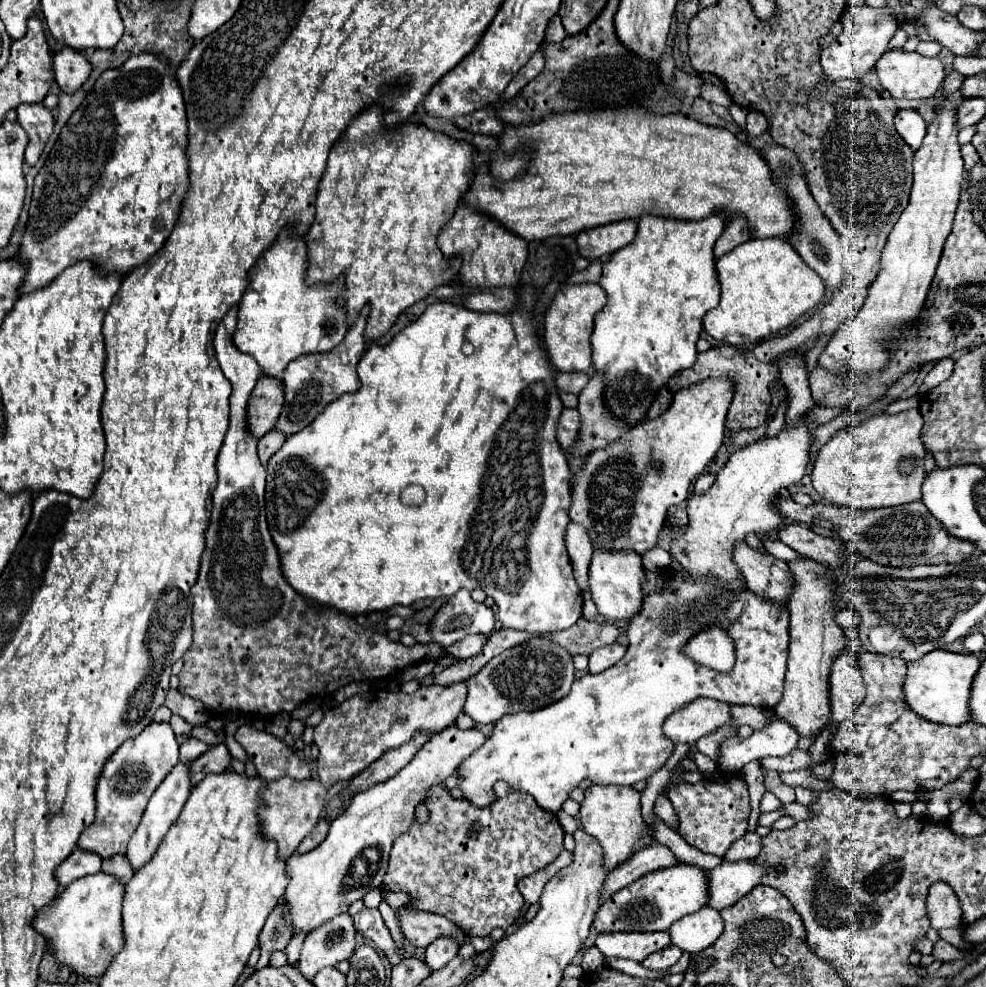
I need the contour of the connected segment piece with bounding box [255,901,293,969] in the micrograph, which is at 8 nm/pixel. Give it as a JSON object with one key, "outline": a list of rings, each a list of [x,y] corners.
{"outline":[[[283,901],[271,911],[271,915],[265,921],[263,931],[259,933],[259,951],[261,957],[257,961],[255,969],[263,969],[265,965],[269,965],[269,957],[273,951],[283,951],[293,933],[291,933],[291,925],[283,925],[283,917],[287,915],[287,905],[283,905]]]}

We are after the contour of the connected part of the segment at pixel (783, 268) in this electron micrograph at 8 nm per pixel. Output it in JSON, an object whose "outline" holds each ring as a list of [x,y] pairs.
{"outline":[[[749,239],[735,251],[725,253],[715,263],[717,283],[721,285],[721,303],[703,317],[703,329],[717,341],[727,345],[749,345],[777,335],[797,323],[803,315],[815,311],[825,295],[821,277],[795,253],[785,239]]]}

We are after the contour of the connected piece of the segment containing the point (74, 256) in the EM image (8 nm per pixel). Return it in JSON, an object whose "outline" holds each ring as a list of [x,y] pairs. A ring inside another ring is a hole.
{"outline":[[[143,53],[143,55],[129,57],[117,69],[107,69],[95,81],[93,89],[87,93],[87,97],[79,105],[79,109],[65,123],[65,127],[61,129],[59,139],[55,141],[43,169],[35,177],[33,203],[29,207],[29,221],[27,221],[23,243],[21,243],[21,249],[19,249],[19,255],[29,261],[29,271],[23,279],[21,293],[29,293],[29,291],[35,291],[35,289],[41,289],[41,287],[49,285],[69,265],[73,265],[81,259],[93,261],[97,267],[101,267],[107,273],[117,271],[117,273],[123,273],[123,275],[129,273],[131,269],[143,265],[153,253],[157,253],[157,249],[163,247],[163,241],[167,241],[167,237],[171,235],[171,229],[175,227],[175,217],[179,217],[179,205],[183,205],[183,197],[187,197],[189,185],[191,183],[187,181],[187,113],[185,113],[183,91],[179,89],[179,81],[171,73],[169,63],[161,57],[151,57],[151,53]]]}

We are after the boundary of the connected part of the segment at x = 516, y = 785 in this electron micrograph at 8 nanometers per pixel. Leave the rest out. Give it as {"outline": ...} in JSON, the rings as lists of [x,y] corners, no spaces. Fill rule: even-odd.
{"outline":[[[685,571],[669,573],[669,579],[671,591],[665,595],[647,595],[641,613],[631,619],[627,629],[629,647],[617,665],[599,675],[587,673],[581,679],[575,679],[569,695],[557,703],[531,713],[521,711],[507,715],[497,721],[493,735],[457,769],[457,787],[461,789],[463,799],[477,807],[487,807],[497,799],[493,789],[495,783],[505,781],[513,791],[533,795],[537,805],[545,811],[557,813],[561,803],[583,779],[599,785],[633,785],[659,771],[675,749],[675,745],[671,745],[671,741],[661,733],[665,717],[697,697],[709,697],[729,705],[755,705],[767,709],[773,709],[779,703],[789,655],[789,615],[783,611],[783,607],[759,599],[749,591],[741,595],[727,595],[725,591],[717,591],[717,587],[707,587],[703,581],[693,583]],[[711,623],[727,627],[735,639],[735,669],[725,675],[719,675],[707,667],[703,669],[679,653],[691,635]]]}

